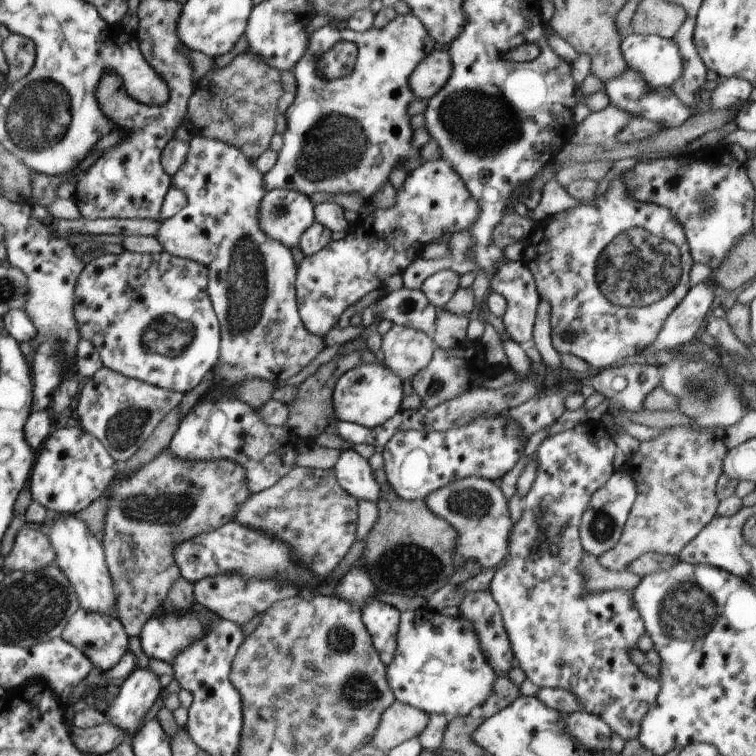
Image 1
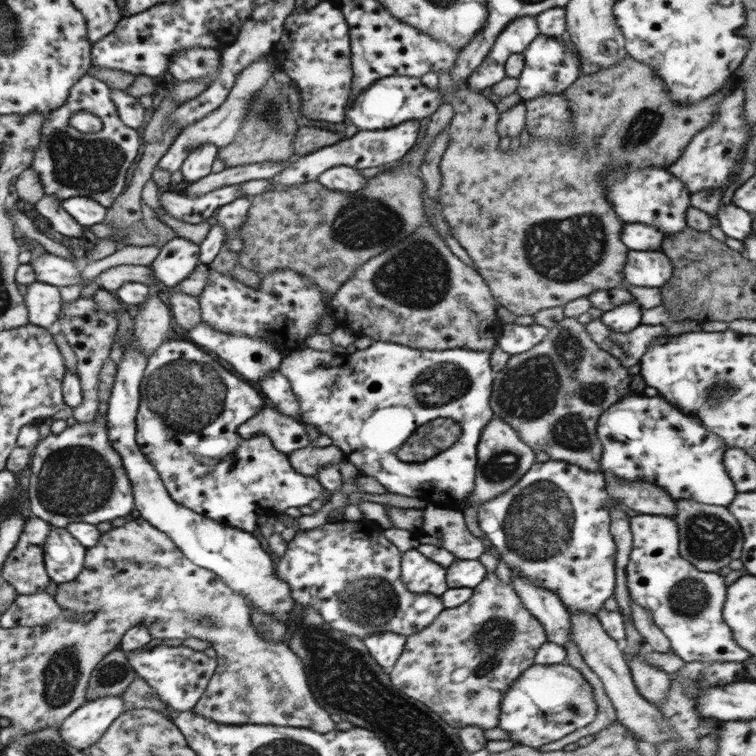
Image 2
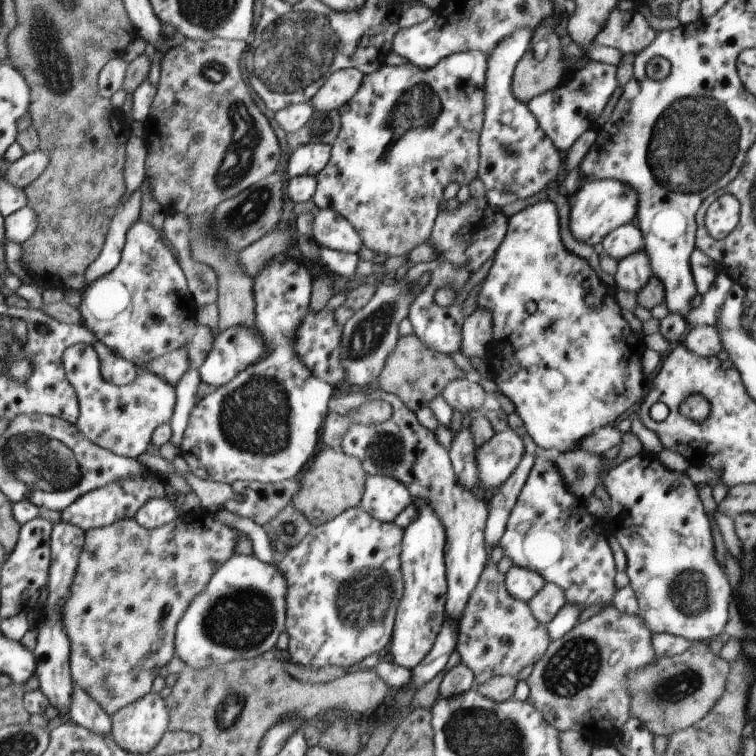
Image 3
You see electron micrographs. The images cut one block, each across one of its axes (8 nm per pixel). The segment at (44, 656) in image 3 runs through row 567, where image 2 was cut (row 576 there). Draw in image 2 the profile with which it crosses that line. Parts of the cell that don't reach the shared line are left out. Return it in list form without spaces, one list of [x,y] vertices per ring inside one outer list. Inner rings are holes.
[[[52,528],[44,543],[48,576],[58,585],[70,583],[85,568],[86,545],[66,528]]]

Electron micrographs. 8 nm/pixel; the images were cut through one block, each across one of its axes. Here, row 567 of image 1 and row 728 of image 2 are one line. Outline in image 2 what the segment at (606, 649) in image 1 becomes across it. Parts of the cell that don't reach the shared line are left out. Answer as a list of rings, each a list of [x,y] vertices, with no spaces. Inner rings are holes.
[[[562,663],[537,664],[528,667],[510,685],[500,704],[500,714],[498,714],[500,724],[498,727],[510,735],[508,740],[511,740],[513,744],[536,749],[543,744],[560,740],[576,730],[588,726],[596,717],[597,712],[598,706],[594,699],[592,686],[577,669]]]

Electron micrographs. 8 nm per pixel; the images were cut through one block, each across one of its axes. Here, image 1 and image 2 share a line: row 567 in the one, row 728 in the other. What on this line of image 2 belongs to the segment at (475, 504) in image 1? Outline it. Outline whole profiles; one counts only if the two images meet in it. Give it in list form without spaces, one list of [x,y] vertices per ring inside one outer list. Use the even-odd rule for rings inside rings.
[[[487,572],[484,580],[474,590],[470,602],[456,608],[445,608],[436,619],[420,632],[406,637],[404,651],[389,672],[392,684],[406,696],[422,701],[436,711],[454,729],[478,726],[483,731],[500,724],[500,704],[510,685],[528,667],[534,665],[538,649],[548,640],[544,626],[534,618],[513,588],[494,572]],[[469,670],[462,682],[452,679],[452,672]]]

